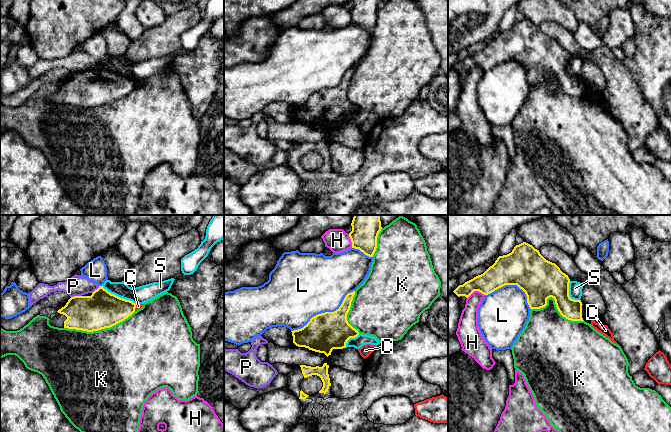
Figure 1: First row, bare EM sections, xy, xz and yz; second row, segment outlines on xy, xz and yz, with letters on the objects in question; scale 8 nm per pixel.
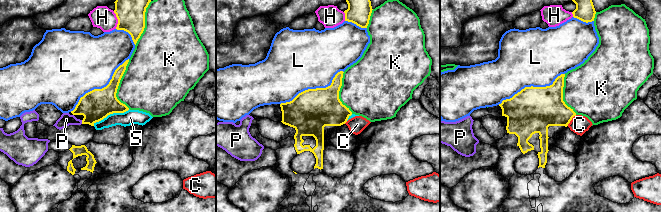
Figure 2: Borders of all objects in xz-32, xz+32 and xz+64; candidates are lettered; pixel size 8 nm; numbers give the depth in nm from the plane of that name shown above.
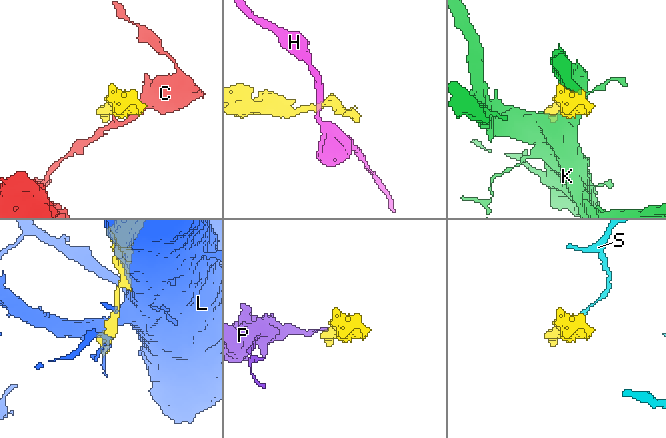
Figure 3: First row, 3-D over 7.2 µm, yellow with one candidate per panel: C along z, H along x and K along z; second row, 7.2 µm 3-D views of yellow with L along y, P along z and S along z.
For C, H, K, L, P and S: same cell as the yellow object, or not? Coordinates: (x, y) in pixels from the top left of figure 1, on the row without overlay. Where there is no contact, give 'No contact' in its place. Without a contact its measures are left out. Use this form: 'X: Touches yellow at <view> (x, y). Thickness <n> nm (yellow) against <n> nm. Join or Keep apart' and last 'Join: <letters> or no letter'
C: Touches yellow at xy (135, 83). Thickness 280 nm (yellow) against 50 nm. Keep apart
H: Touches yellow at yz (475, 66). Thickness 200 nm (yellow) against 150 nm. Keep apart
K: Touches yellow at xy (99, 105). Thickness 300 nm (yellow) against 500 nm. Keep apart
L: Touches yellow at xz (325, 88). Thickness 300 nm (yellow) against 480 nm. Keep apart
P: Touches yellow at xy (76, 72). Thickness 300 nm (yellow) against 170 nm. Keep apart
S: Touches yellow at xy (117, 72). Thickness 300 nm (yellow) against 140 nm. Keep apart
Join: no letter

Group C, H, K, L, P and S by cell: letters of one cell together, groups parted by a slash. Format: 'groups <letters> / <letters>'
groups C / H / K / L / P / S

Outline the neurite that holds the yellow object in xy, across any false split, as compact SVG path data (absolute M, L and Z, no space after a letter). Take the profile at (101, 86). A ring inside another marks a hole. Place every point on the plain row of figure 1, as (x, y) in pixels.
M99 62L91 72L71 73L66 81L50 94L49 100L58 104L87 108L110 104L131 92L136 80L111 70Z

